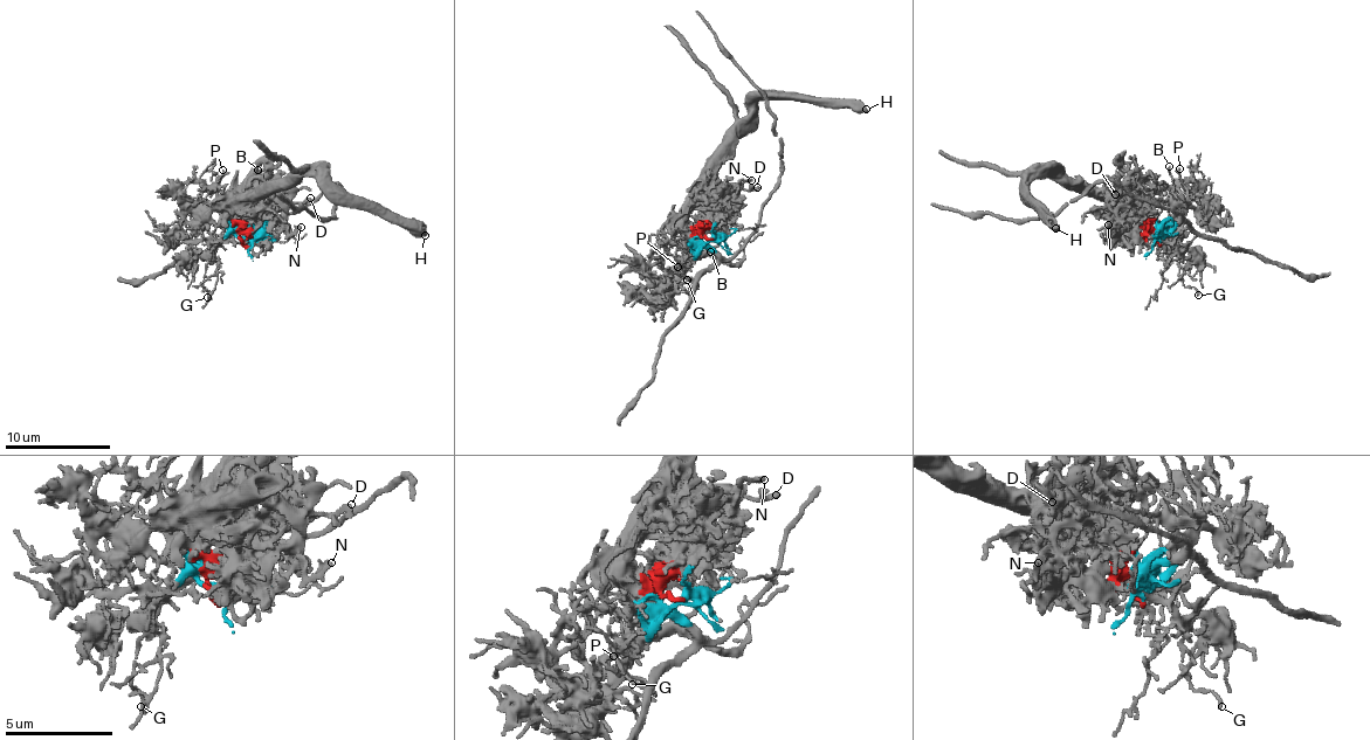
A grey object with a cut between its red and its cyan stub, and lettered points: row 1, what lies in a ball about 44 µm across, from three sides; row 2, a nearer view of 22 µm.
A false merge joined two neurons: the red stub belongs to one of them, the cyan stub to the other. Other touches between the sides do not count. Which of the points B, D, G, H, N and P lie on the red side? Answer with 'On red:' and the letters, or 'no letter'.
On red: D, H, N

